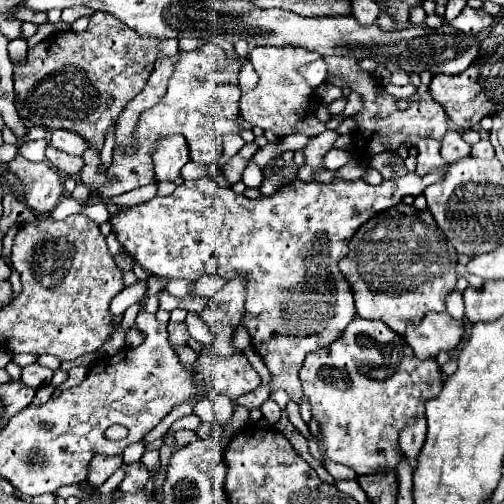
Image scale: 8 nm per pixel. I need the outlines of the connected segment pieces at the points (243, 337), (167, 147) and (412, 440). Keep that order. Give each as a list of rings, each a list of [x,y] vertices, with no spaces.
[[[237,327],[237,329],[235,329],[235,333],[233,333],[233,345],[235,345],[239,351],[243,351],[243,349],[247,349],[247,347],[253,345],[253,343],[251,343],[251,335],[247,333],[245,327]]]
[[[181,135],[165,137],[159,141],[153,155],[155,161],[155,179],[157,181],[175,181],[181,173],[181,167],[189,161],[187,143]]]
[[[423,417],[417,419],[413,427],[405,427],[405,431],[401,431],[401,451],[411,467],[417,467],[417,457],[425,443],[425,433],[427,433],[427,423]]]

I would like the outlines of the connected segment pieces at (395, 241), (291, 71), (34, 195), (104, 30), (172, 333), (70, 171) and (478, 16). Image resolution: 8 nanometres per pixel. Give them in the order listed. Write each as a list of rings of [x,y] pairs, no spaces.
[[[383,211],[371,217],[367,223],[363,223],[357,229],[357,233],[351,237],[349,253],[339,261],[339,271],[345,275],[345,279],[349,281],[353,289],[357,315],[365,319],[381,319],[393,331],[403,335],[407,321],[421,319],[425,311],[445,311],[445,297],[455,289],[455,283],[457,283],[455,255],[457,251],[443,237],[441,229],[437,227],[429,211],[417,211],[413,215],[407,215],[407,213],[389,215],[389,211]]]
[[[255,47],[249,53],[249,61],[253,63],[253,67],[259,75],[259,83],[253,91],[241,95],[241,101],[239,101],[241,117],[249,125],[273,131],[277,137],[291,135],[293,127],[303,123],[307,117],[315,115],[315,111],[319,107],[319,97],[317,97],[315,89],[309,87],[305,77],[299,73],[299,67],[309,65],[315,59],[319,59],[317,53],[305,51],[301,47],[283,47],[283,49]]]
[[[17,155],[9,163],[9,169],[17,173],[27,185],[25,203],[33,211],[49,213],[59,203],[63,195],[63,181],[59,177],[59,171],[53,171],[53,167],[49,167],[45,161],[33,163]]]
[[[95,11],[89,19],[89,27],[81,33],[71,29],[51,33],[47,39],[27,51],[25,63],[13,63],[15,107],[19,117],[25,121],[29,119],[29,125],[33,127],[43,125],[47,129],[75,131],[85,137],[91,147],[101,149],[107,131],[115,125],[125,105],[147,85],[153,63],[159,55],[159,43],[161,39],[137,35],[137,31],[123,25],[105,11]]]
[[[185,321],[183,323],[169,323],[167,331],[169,331],[169,341],[171,341],[173,349],[185,347],[189,343],[189,331],[187,331]]]
[[[51,145],[47,147],[47,161],[49,161],[55,169],[59,169],[61,173],[67,173],[68,176],[79,174],[79,171],[81,171],[81,163],[83,163],[81,157],[67,155],[67,153],[51,147]]]
[[[465,7],[449,25],[453,25],[457,31],[477,35],[477,33],[481,33],[483,29],[487,29],[491,23],[493,23],[493,17],[491,17],[491,15],[483,13],[481,9]]]

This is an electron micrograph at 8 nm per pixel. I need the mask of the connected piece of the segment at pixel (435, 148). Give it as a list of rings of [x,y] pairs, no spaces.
[[[421,139],[415,149],[417,149],[417,173],[425,175],[433,169],[439,169],[445,165],[445,159],[441,159],[439,153],[439,141],[433,139]]]

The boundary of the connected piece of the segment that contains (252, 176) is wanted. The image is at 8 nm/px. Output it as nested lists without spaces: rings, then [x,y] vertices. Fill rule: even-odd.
[[[253,161],[247,165],[247,169],[245,169],[245,173],[243,173],[243,183],[247,185],[247,187],[259,187],[261,185],[261,181],[263,181],[263,169],[261,167],[257,167]]]

